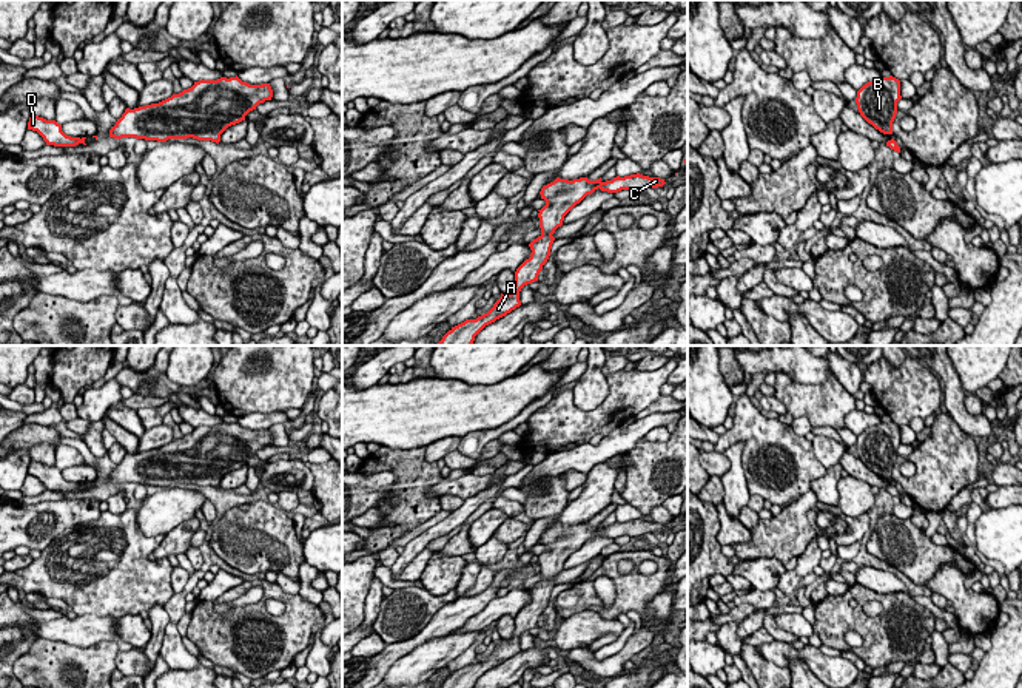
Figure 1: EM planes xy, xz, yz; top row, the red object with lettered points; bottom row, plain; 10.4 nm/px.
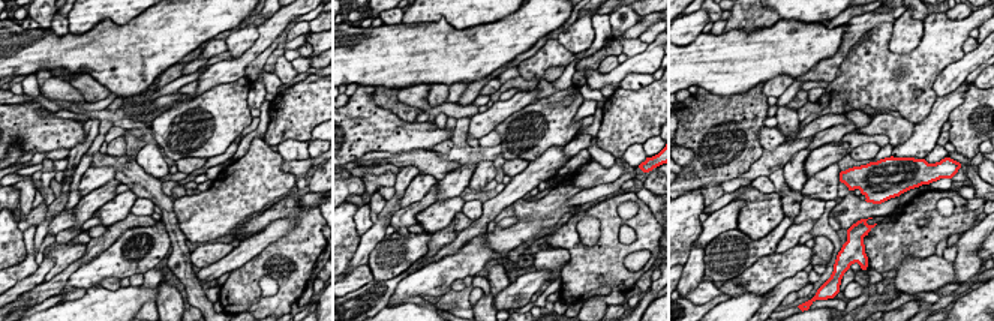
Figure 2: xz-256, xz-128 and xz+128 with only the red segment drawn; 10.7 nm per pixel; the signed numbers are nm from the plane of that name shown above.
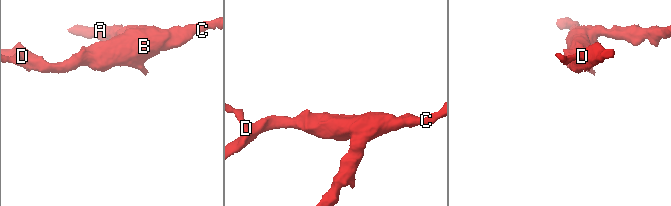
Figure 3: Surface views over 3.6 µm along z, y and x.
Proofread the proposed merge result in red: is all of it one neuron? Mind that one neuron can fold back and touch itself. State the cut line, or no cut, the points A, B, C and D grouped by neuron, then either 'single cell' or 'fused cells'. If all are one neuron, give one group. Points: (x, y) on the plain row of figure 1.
cut none; groups A B C D; single cell

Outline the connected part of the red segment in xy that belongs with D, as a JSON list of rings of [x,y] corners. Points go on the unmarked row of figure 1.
[[[32,461],[29,463],[28,467],[28,475],[37,477],[43,486],[46,487],[46,491],[54,491],[54,492],[76,492],[79,489],[85,489],[86,483],[71,483],[66,481],[62,477],[62,470],[57,469],[55,466],[46,466],[43,463],[39,461]]]

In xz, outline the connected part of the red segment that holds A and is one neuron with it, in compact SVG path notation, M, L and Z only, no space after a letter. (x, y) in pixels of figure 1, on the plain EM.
M637 518L624 523L617 521L606 528L603 528L601 523L597 526L589 526L587 523L573 526L556 523L553 528L544 531L540 540L541 545L546 546L546 551L538 555L541 580L529 589L532 599L530 603L516 614L513 636L509 640L501 639L501 643L487 659L476 665L466 665L464 668L452 673L439 688L473 688L475 682L486 671L519 653L521 634L538 626L538 620L550 602L550 594L555 586L552 580L563 571L564 562L587 540L592 540L598 534L607 538L618 538L621 535L638 538L647 532L657 534L664 529L664 524Z

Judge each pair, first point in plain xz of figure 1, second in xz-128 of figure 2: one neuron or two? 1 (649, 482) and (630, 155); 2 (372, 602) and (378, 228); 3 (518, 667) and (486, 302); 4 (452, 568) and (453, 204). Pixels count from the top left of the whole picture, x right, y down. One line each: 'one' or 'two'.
1: two
2: two
3: two
4: one

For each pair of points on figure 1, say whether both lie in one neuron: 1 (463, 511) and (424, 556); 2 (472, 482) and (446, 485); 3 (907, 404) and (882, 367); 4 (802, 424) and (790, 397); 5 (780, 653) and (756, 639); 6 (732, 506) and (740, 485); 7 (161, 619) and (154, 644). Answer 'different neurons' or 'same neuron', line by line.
1: different neurons
2: same neuron
3: same neuron
4: different neurons
5: different neurons
6: same neuron
7: same neuron

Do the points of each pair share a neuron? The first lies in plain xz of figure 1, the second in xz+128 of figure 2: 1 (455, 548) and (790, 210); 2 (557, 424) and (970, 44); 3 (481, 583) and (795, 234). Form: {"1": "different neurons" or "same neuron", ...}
{"1": "different neurons", "2": "different neurons", "3": "same neuron"}

